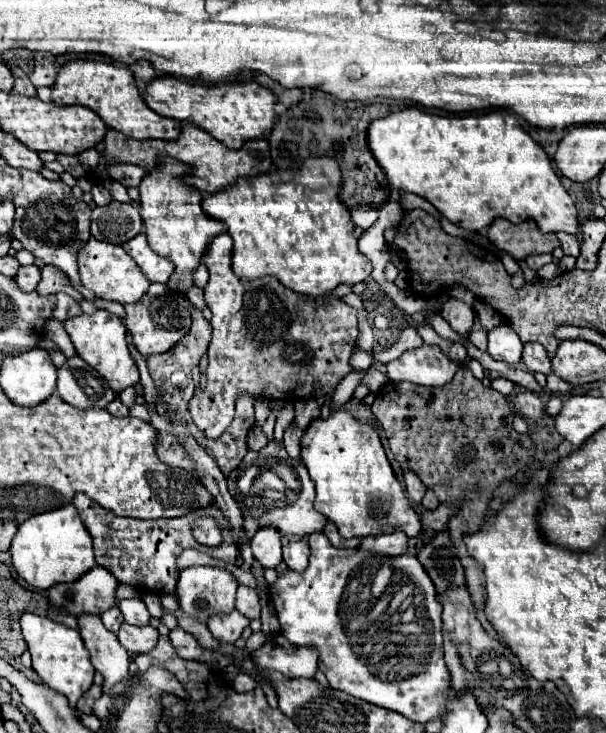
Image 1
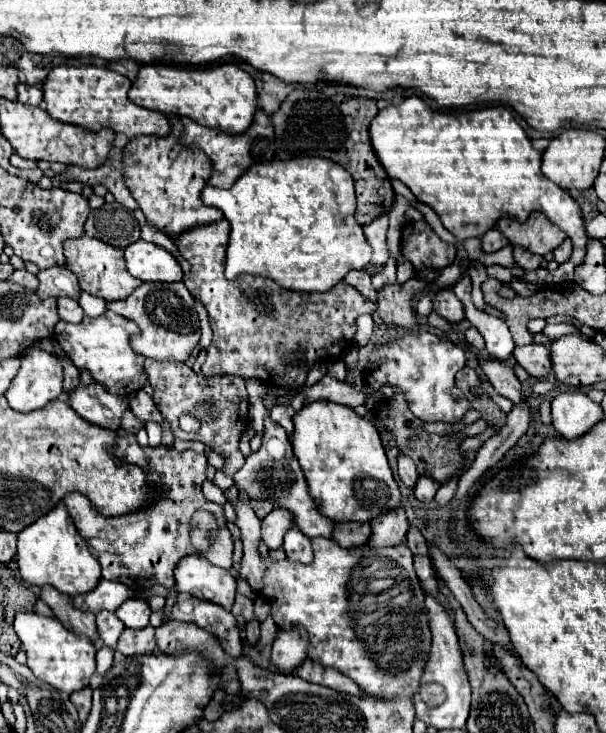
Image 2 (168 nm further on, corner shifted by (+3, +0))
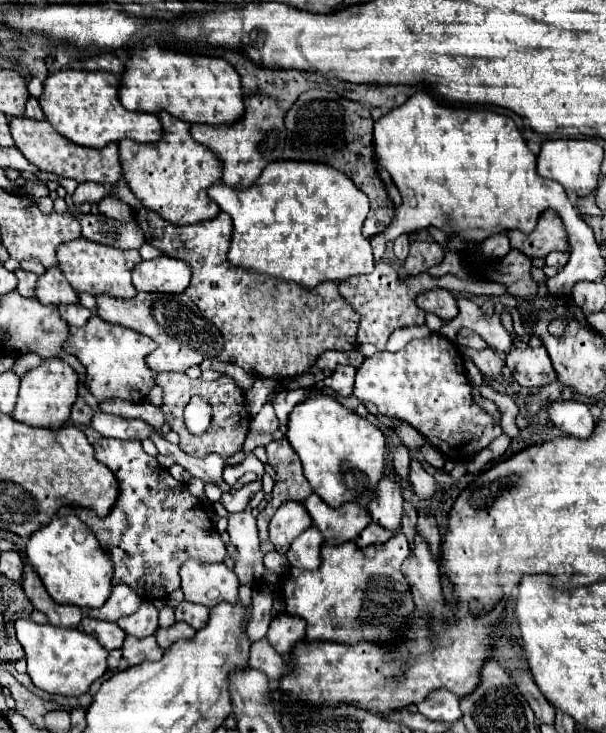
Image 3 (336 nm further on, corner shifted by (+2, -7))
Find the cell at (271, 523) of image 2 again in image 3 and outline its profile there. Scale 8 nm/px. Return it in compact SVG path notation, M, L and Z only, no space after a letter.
M295 501L283 503L269 523L269 539L277 551L287 551L291 541L311 527L309 513Z

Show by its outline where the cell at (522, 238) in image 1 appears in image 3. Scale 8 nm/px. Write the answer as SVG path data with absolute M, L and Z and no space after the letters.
M547 209L539 217L535 233L525 235L521 231L507 231L507 237L511 241L511 247L519 249L527 257L545 259L551 251L567 251L569 249L563 223L557 217L557 213L551 209Z

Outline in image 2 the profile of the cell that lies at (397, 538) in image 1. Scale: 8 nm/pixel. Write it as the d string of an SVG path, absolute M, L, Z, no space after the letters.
M402 506L376 516L376 520L370 520L370 524L374 532L368 542L370 546L396 546L406 538L408 532L408 520Z

